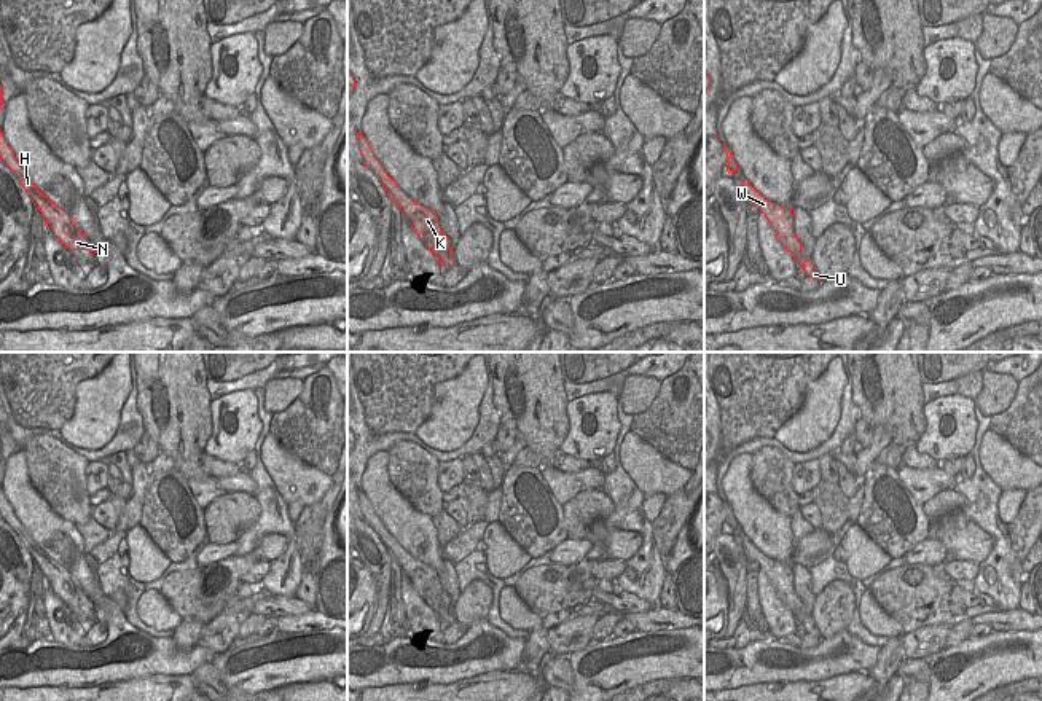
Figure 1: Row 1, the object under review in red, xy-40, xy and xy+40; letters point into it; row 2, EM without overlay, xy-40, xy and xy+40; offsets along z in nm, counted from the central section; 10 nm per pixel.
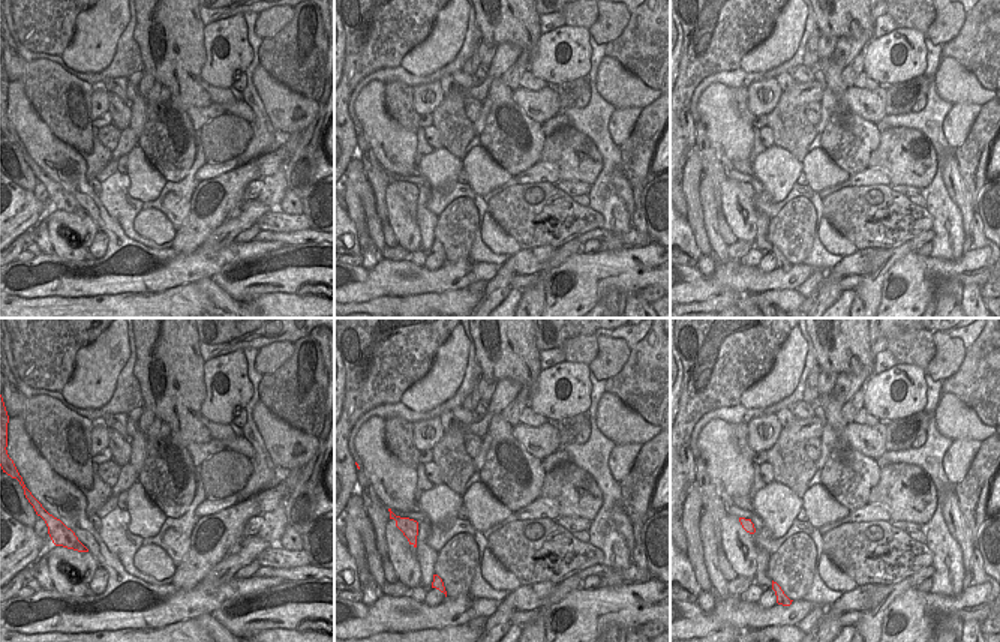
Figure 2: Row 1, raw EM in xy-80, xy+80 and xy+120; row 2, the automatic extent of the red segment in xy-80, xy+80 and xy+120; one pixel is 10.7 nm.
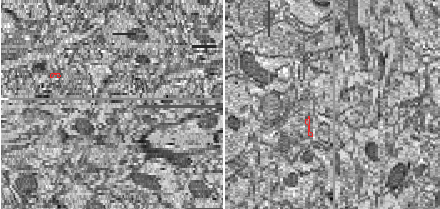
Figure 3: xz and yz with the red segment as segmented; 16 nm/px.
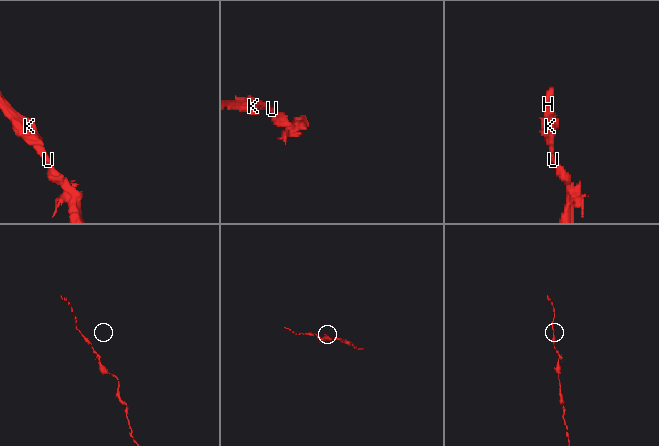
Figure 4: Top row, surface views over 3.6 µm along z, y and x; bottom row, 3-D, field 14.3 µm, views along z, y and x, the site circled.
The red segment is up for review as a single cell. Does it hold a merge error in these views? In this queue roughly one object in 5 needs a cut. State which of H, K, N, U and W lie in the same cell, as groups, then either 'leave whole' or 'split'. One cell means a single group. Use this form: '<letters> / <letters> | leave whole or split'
H K N U W | leave whole

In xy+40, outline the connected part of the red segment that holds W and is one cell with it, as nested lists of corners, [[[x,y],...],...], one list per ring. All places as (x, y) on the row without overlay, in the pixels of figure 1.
[[[744,534],[742,535],[744,556],[755,561],[766,574],[770,583],[782,604],[792,610],[795,621],[803,617],[803,607],[798,594],[793,589],[793,572],[790,564],[784,564],[765,556]]]

